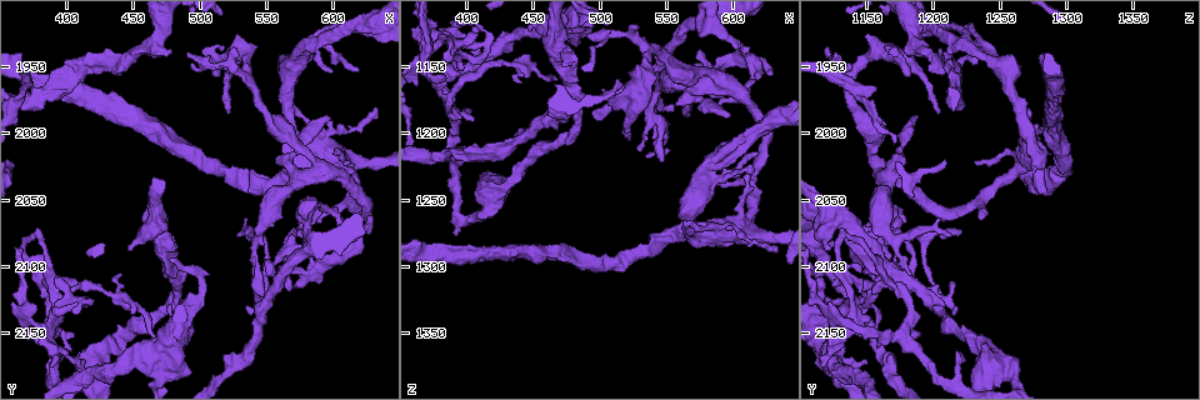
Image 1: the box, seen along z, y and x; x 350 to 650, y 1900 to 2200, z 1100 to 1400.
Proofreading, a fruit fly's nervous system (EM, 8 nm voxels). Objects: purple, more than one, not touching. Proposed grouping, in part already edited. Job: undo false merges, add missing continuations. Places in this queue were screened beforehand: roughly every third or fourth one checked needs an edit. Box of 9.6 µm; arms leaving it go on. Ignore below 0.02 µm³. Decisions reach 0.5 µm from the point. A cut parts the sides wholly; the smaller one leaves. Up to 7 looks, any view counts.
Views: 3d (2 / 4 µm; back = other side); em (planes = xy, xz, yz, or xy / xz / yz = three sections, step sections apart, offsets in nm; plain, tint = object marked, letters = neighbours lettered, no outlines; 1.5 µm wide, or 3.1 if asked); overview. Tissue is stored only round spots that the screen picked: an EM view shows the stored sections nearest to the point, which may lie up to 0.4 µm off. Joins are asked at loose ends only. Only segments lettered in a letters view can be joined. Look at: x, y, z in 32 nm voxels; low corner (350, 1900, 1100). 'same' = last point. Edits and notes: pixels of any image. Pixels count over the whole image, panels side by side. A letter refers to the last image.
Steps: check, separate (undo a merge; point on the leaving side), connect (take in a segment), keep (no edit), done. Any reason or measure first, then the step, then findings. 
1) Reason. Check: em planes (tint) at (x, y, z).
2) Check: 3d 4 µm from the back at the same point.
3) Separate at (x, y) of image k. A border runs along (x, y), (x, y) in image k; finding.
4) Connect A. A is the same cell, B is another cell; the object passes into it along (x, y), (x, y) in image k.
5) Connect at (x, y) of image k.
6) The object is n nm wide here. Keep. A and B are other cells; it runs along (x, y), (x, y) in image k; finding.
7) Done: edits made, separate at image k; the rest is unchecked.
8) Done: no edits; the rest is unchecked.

Thick turns thin. Check: 3d 2 µm from the back at (412, 2176, 1146).

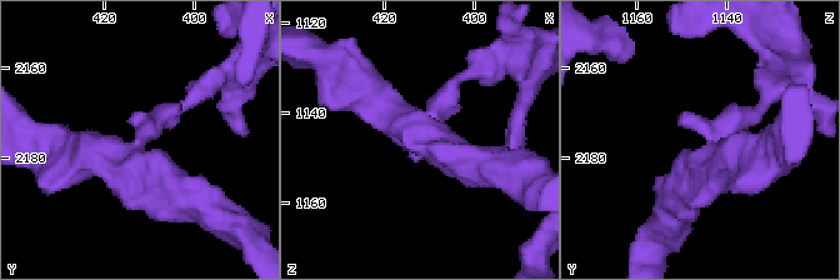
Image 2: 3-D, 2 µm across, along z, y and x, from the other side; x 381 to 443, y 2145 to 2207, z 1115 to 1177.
3 arms meet here; the arms are 160, 260, 280 nm wide. Check: em yz step 4 (letters) at (410, 2177, 1144).

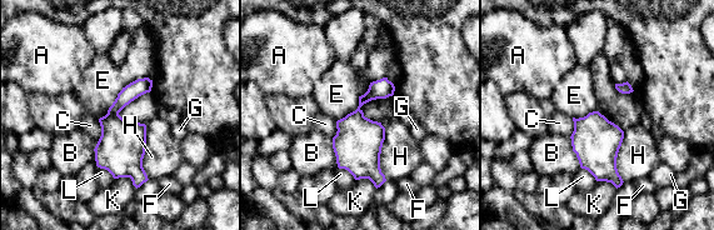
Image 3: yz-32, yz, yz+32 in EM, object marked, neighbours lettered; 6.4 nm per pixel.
Separate at (120, 150) of image 3. A, B, C, E, F, G, H, K and L are other cells; a border runs along (118, 111), (108, 114) in image 3; two neurons meet here.

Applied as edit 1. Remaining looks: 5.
See it whole again. Check: overview.

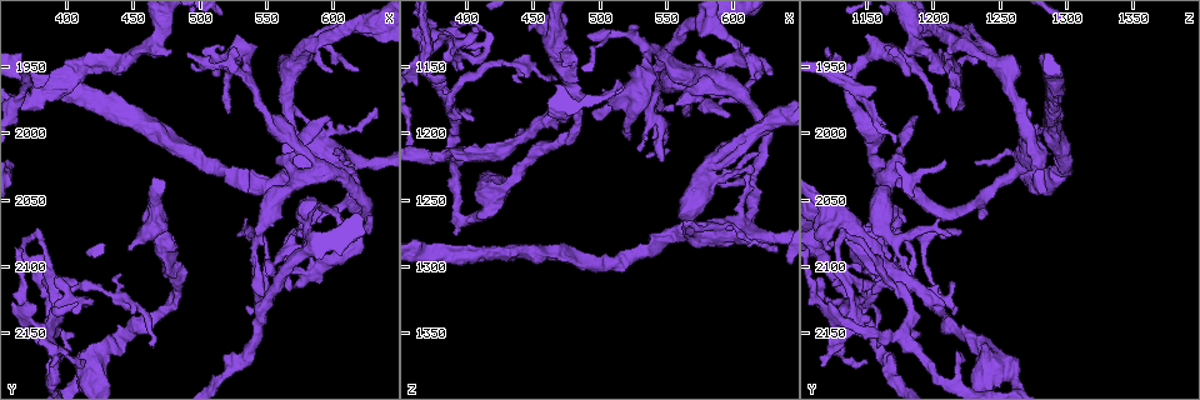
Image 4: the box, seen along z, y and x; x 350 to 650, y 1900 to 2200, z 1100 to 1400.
Free end. Check: em xy step 4 (tint) at (530, 2080, 1214).

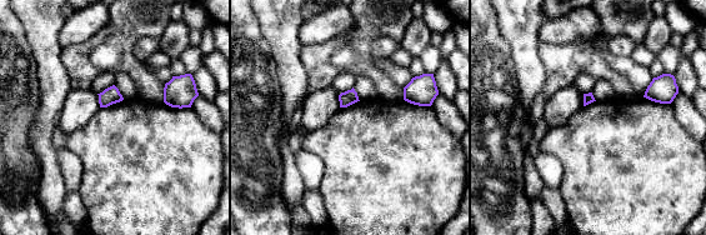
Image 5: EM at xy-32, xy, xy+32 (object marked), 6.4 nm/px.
Cut it another way. Check: em planes (letters) at the same point.

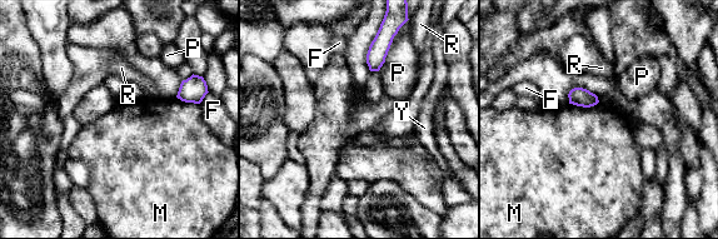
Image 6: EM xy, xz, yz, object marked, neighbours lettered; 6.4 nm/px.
The object is 110 nm wide here. Keep. F, M, P, R and Y are other cells; a border runs along (598, 101), (591, 106), (569, 104) in image 6; none of them fits.

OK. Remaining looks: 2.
Done: edits made, separate at image 3; the rest is unchecked.

